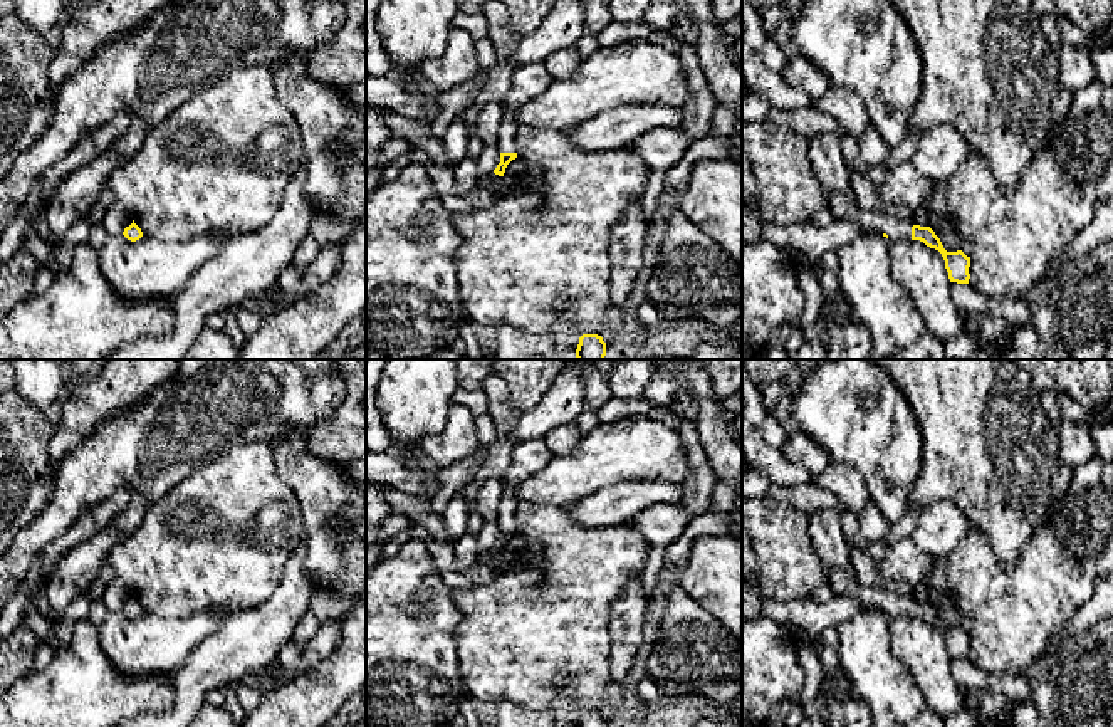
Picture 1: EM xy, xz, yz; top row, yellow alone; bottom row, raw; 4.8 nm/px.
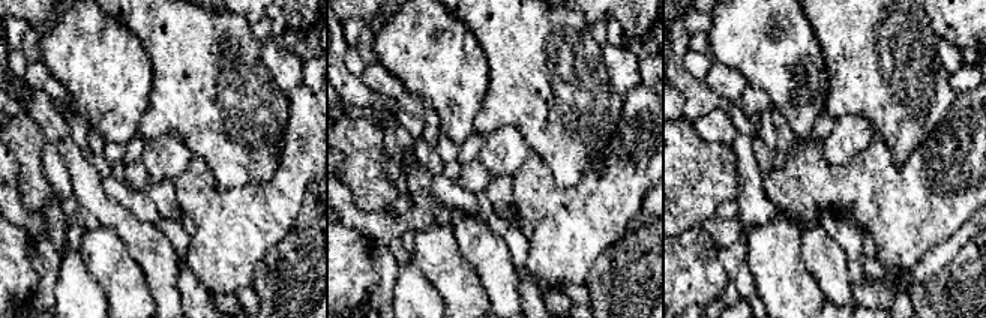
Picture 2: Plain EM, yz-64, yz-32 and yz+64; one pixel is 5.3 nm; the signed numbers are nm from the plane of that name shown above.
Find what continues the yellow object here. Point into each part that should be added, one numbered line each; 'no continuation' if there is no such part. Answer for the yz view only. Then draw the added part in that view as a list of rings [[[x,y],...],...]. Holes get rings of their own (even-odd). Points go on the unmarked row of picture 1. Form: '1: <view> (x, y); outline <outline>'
1: yz (825, 526); outline [[[821,509],[807,515],[809,534],[824,566],[826,583],[834,598],[849,598],[863,608],[886,609],[888,616],[912,616],[913,598],[866,588],[860,583],[841,529],[839,512]]]

